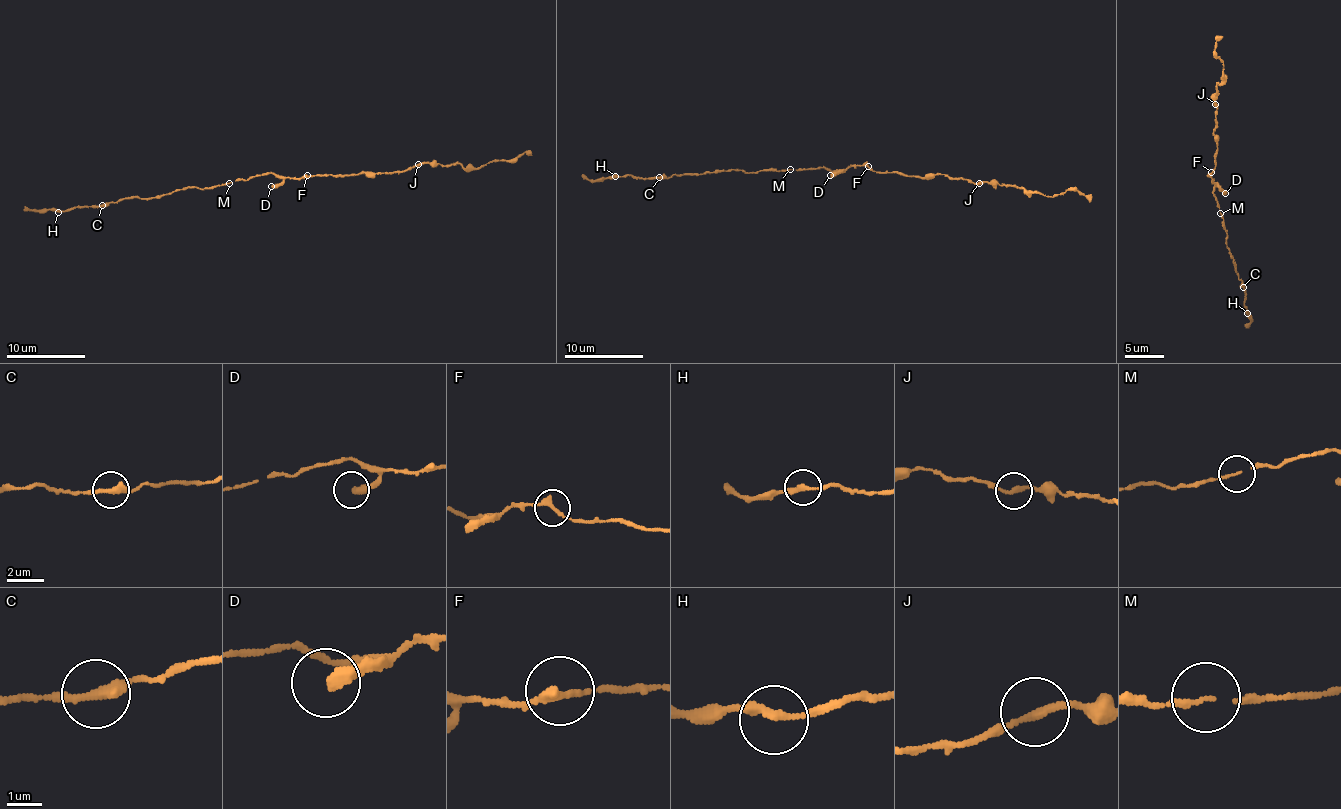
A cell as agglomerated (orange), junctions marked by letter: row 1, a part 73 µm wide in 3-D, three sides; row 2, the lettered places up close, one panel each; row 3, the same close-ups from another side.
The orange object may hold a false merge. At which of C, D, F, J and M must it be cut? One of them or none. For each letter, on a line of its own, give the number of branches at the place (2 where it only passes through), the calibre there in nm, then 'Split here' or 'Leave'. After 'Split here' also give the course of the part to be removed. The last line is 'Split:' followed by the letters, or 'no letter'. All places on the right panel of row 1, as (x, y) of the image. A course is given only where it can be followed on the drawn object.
C: Branches: 2. Thickness 280 nm. Leave
D: Branches: 1. Thickness 380 nm. Leave
F: Branches: 2. Thickness 240 nm. Leave
J: Branches: 2. Thickness 200 nm. Leave
M: Branches: 2. Thickness 120 nm. Leave
Split: no letter

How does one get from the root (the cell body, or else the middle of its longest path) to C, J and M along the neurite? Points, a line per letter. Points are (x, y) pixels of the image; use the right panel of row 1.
C: (1216, 183), (1213, 196), (1223, 216), (1228, 249), (1244, 287)
J: (1216, 183), (1211, 174), (1218, 148), (1213, 129), (1216, 123), (1215, 104)
M: (1216, 183), (1212, 193), (1220, 214)

